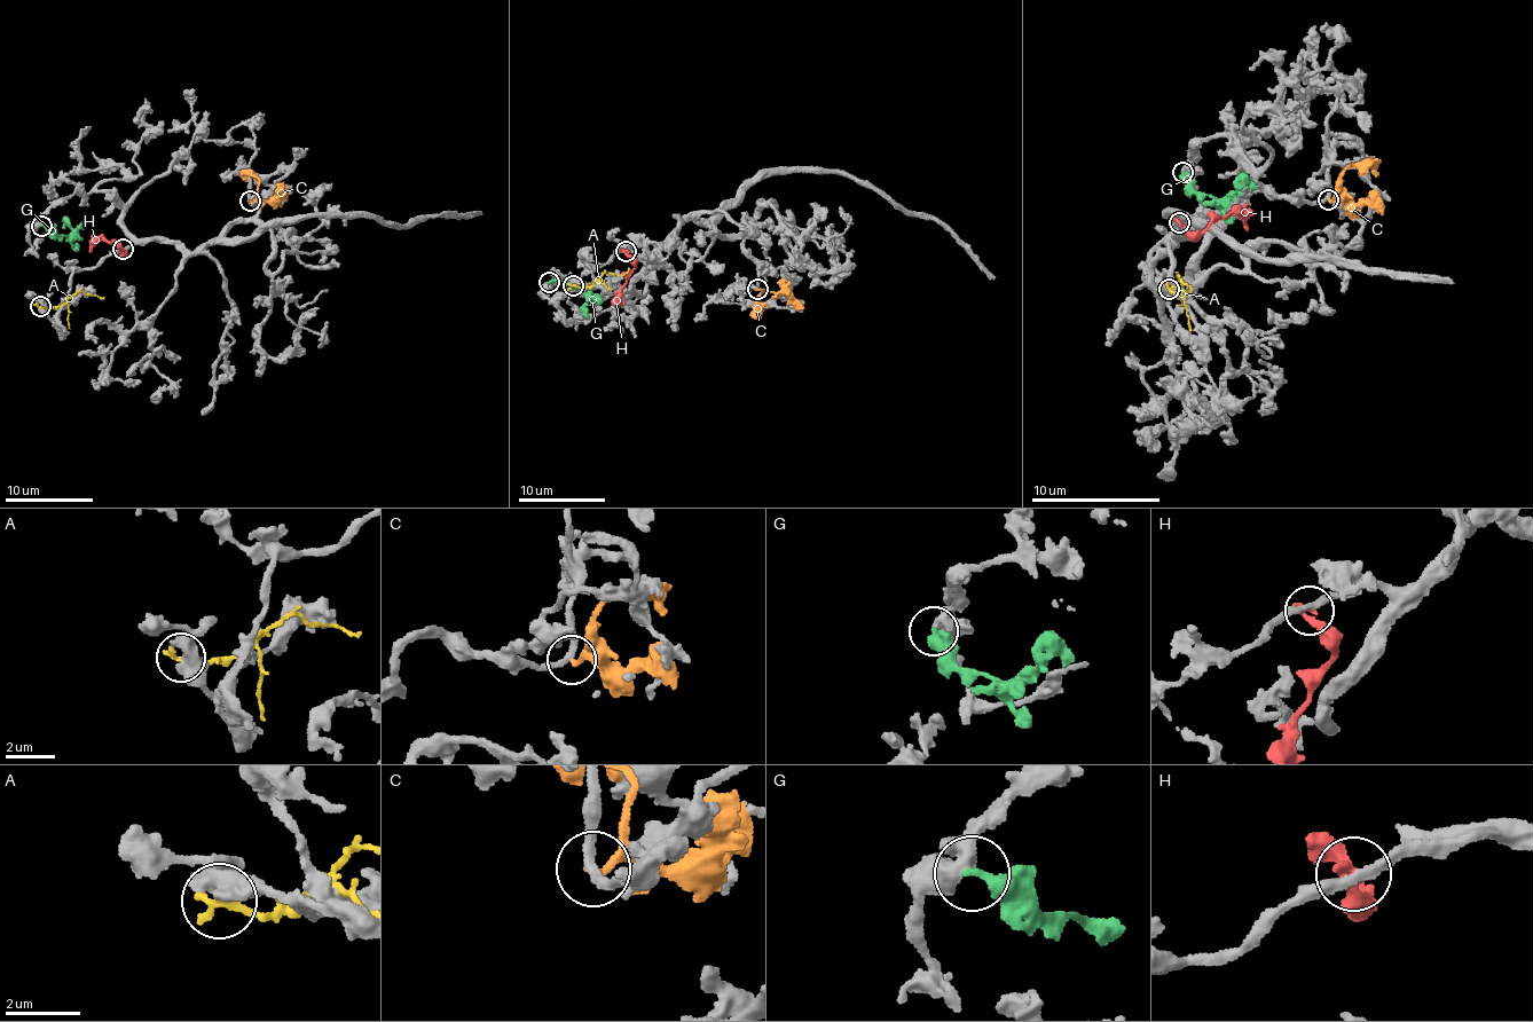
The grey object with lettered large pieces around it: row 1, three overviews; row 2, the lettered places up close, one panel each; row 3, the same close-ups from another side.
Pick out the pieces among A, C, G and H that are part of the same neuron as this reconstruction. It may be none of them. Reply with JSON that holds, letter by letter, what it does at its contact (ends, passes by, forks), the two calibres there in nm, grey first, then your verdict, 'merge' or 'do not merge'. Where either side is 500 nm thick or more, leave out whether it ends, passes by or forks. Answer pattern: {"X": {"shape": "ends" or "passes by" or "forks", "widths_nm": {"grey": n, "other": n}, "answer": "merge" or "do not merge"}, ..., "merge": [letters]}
{"A": {"widths_nm": {"grey": 550, "other": 280}, "answer": "do not merge"}, "C": {"shape": "ends", "widths_nm": {"grey": 260, "other": 200}, "answer": "do not merge"}, "G": {"shape": "ends", "widths_nm": {"grey": 460, "other": 320}, "answer": "merge"}, "H": {"shape": "ends", "widths_nm": {"grey": 240, "other": 320}, "answer": "do not merge"}, "merge": ["G"]}

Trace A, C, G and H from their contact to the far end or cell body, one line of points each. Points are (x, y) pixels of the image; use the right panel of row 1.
A: (1169, 290), (1185, 297), (1180, 275), (1189, 289), (1184, 293)
C: (1329, 198), (1336, 193), (1344, 171), (1370, 166), (1376, 171)
G: (1182, 172), (1192, 188), (1218, 199), (1249, 183), (1254, 189)
H: (1179, 223), (1192, 230), (1207, 229), (1239, 213), (1248, 229)

